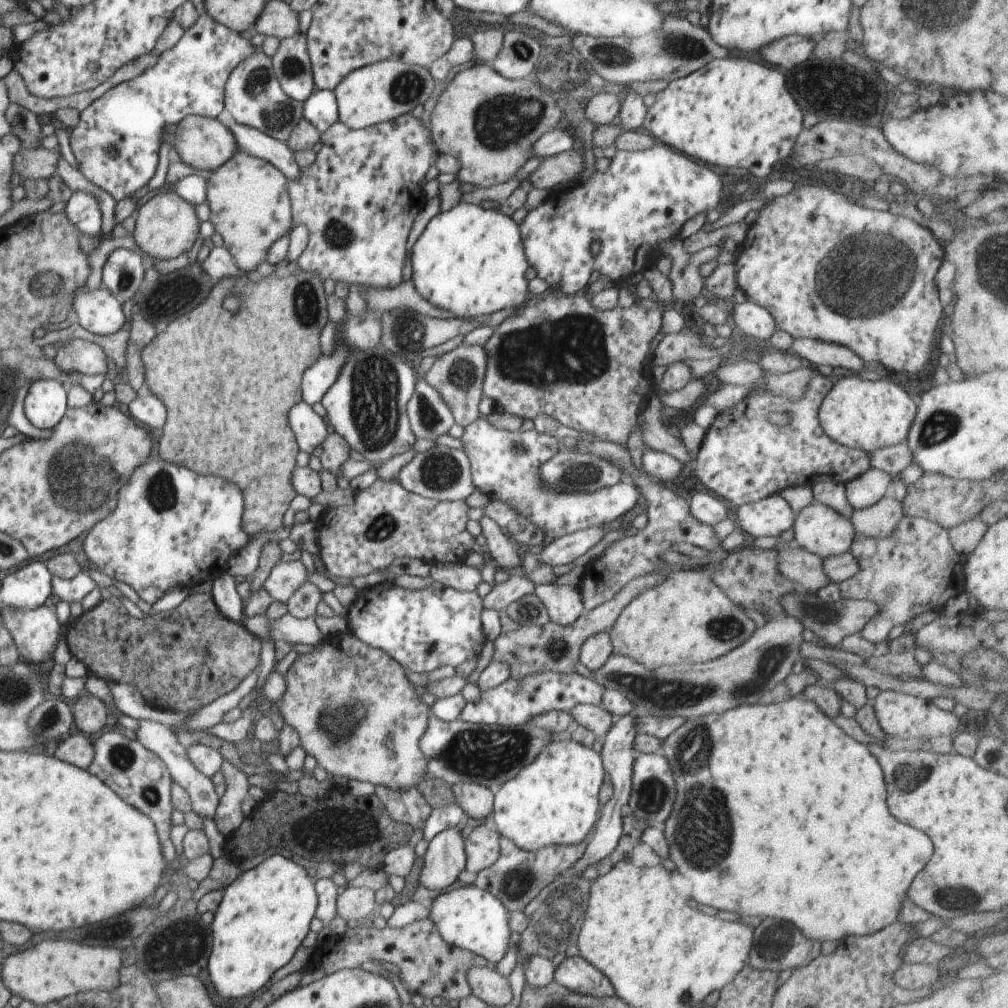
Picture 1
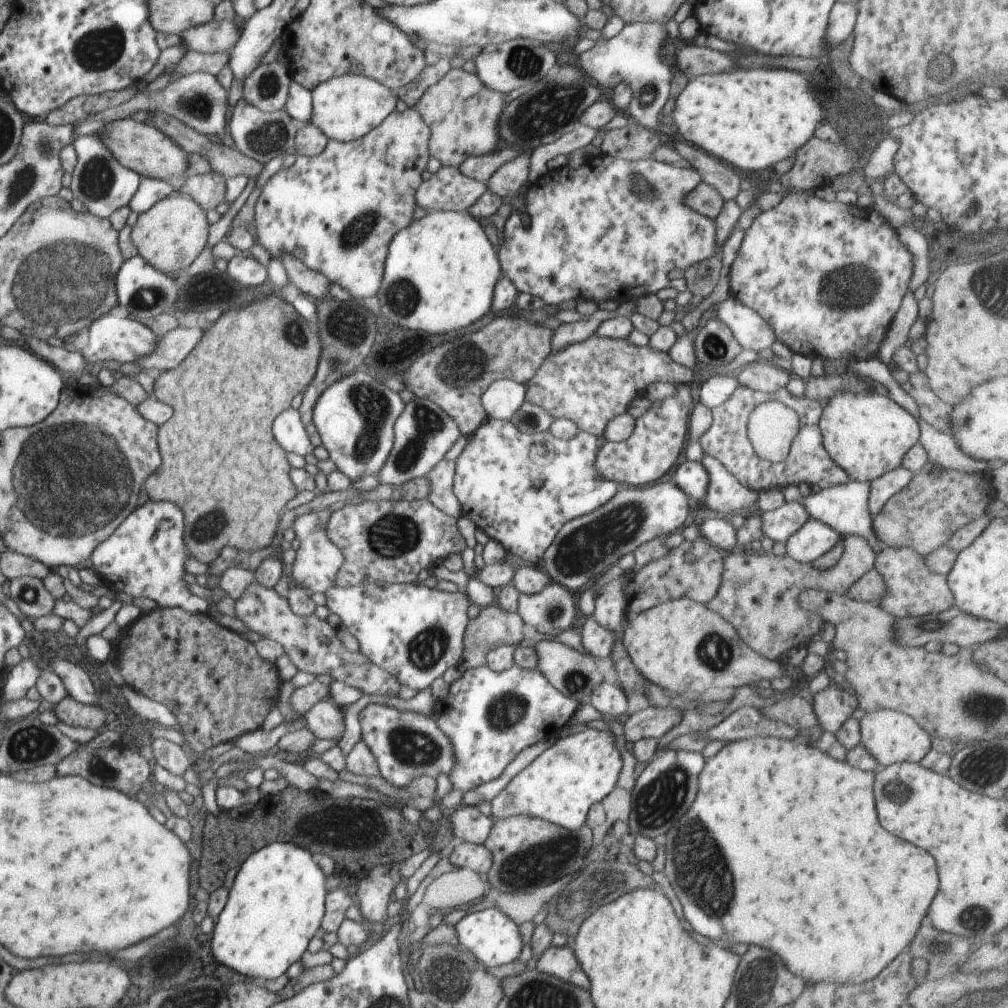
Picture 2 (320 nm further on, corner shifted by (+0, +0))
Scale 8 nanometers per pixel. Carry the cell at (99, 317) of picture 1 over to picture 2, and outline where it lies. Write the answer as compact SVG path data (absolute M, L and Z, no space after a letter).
M102 314L88 328L89 343L81 349L82 356L87 363L92 362L99 366L104 362L135 362L142 357L147 357L155 352L158 337L148 326L134 320L134 318L114 316L114 314Z

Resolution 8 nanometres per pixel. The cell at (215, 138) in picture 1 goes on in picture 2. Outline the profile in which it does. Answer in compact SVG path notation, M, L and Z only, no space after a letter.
M130 118L122 119L106 123L104 128L98 129L95 134L101 135L103 145L122 166L137 172L142 178L167 181L186 172L188 153L152 124L135 122Z

